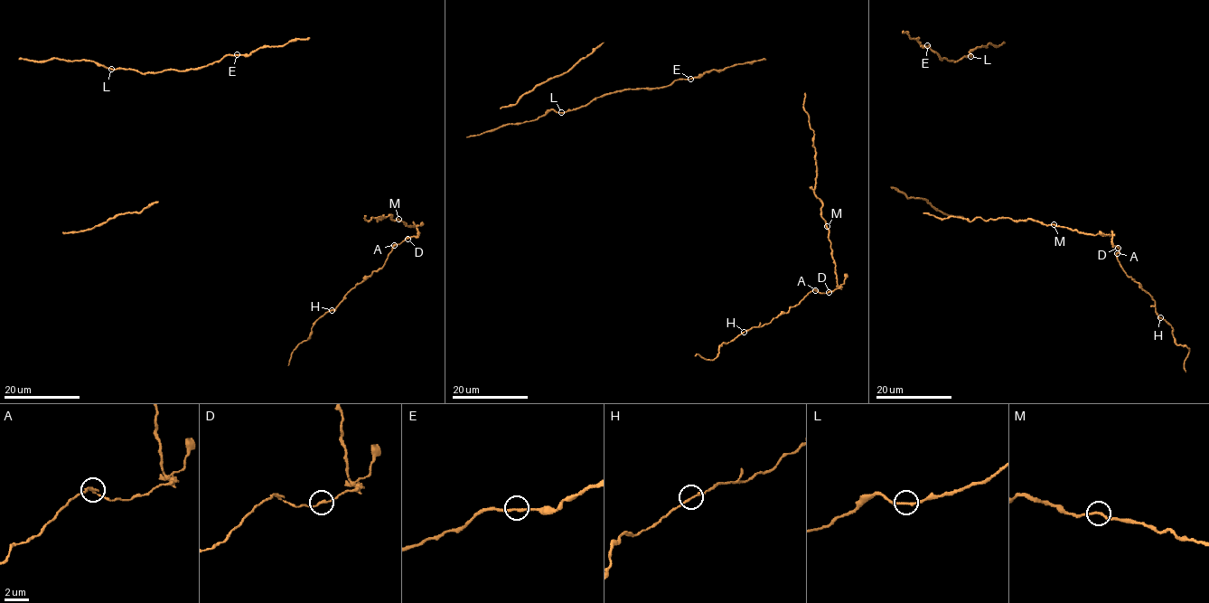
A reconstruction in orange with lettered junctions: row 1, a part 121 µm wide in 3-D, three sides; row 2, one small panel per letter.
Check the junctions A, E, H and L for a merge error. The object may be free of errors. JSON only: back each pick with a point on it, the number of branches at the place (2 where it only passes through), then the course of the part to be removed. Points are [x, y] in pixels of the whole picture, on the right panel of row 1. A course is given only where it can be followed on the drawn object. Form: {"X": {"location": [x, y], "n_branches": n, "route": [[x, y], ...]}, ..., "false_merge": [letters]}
{"A": {"location": [1117, 253], "n_branches": 2, "route": [[1117, 253], [1110, 234], [1086, 234], [1029, 219], [968, 221], [923, 213]]}, "false_merge": ["A"]}

